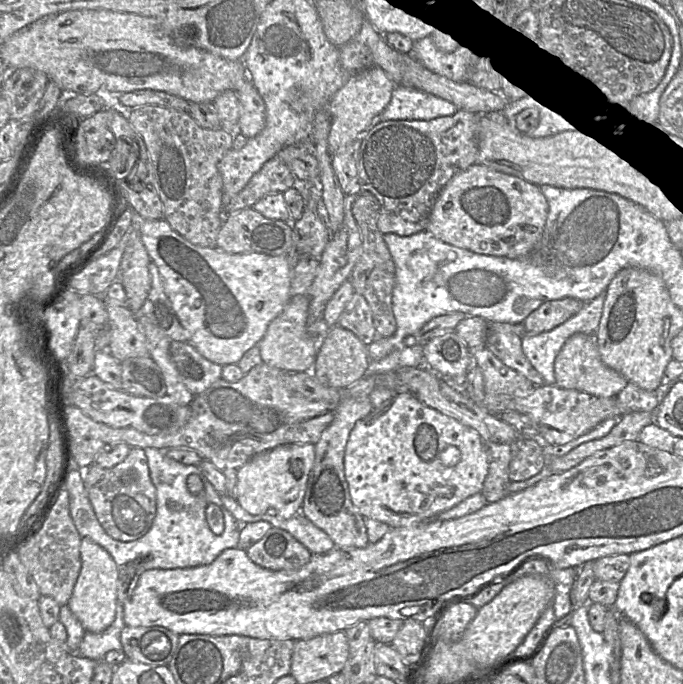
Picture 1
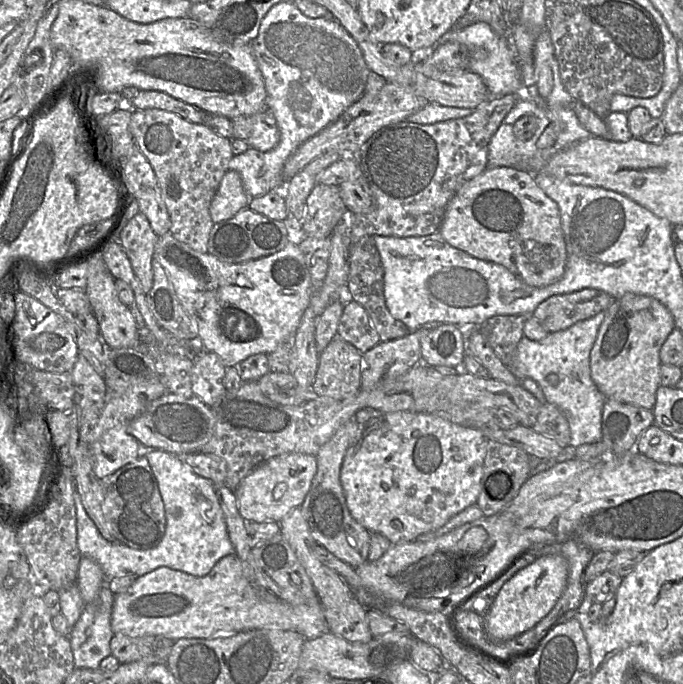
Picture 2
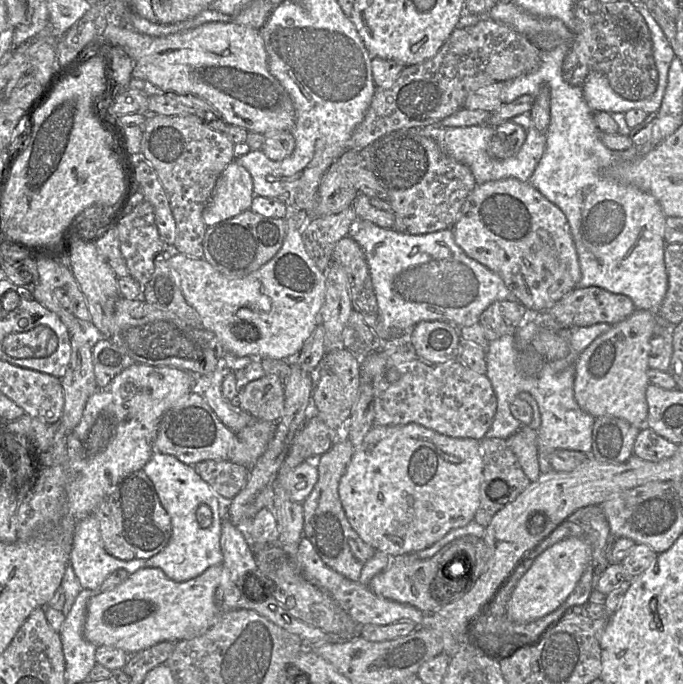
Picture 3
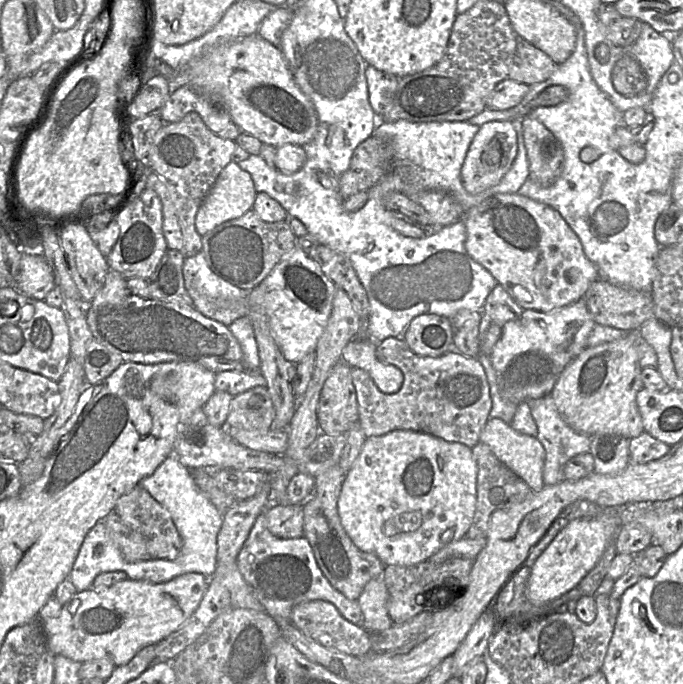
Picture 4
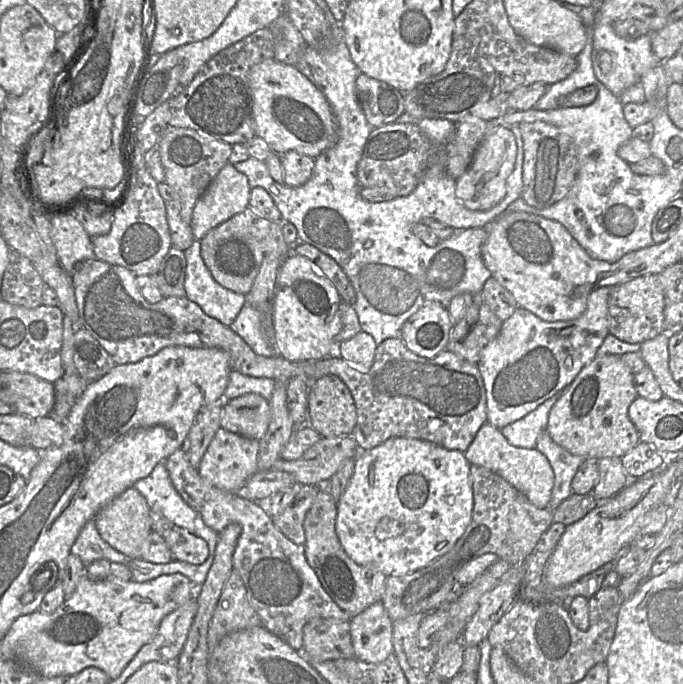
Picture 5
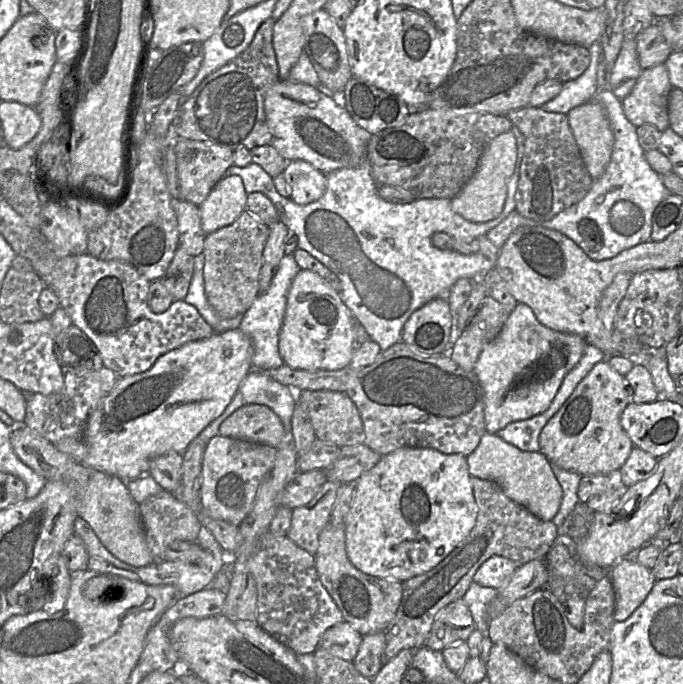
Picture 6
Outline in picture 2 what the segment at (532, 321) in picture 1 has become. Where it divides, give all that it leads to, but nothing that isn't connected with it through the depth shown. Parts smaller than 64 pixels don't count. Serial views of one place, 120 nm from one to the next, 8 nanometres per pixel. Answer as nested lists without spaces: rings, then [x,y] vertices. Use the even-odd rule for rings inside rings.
[[[583,289],[547,298],[537,306],[531,317],[540,322],[548,333],[552,333],[605,312],[614,300],[603,291]]]

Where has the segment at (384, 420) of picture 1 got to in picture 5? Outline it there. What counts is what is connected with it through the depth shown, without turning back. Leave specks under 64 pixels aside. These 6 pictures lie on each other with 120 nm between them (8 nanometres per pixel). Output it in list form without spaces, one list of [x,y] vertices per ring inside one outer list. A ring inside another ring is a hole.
[[[390,438],[375,448],[359,452],[349,483],[337,504],[336,533],[345,553],[358,565],[372,566],[388,576],[404,576],[422,569],[449,552],[463,535],[472,518],[473,493],[470,464],[464,453],[448,450],[428,441],[412,438]]]

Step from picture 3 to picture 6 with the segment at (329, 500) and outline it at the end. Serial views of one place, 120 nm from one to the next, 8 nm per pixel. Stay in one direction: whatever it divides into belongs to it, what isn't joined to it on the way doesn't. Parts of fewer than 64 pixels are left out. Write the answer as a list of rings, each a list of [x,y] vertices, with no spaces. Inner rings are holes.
[[[331,523],[319,534],[315,556],[318,577],[341,611],[345,622],[362,636],[386,631],[393,620],[402,597],[402,583],[367,575],[350,562],[345,545],[345,529]]]

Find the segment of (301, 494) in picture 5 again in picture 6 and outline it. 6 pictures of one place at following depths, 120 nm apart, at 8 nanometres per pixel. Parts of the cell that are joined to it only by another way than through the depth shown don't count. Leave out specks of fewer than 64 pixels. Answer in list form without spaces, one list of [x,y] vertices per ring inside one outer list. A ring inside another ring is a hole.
[[[327,481],[321,486],[320,490],[317,492],[315,497],[308,504],[301,507],[297,507],[292,511],[291,525],[286,536],[289,539],[291,539],[295,544],[297,544],[300,548],[306,550],[312,555],[314,555],[317,552],[319,545],[319,534],[328,525],[328,523],[330,523],[331,511],[336,500],[337,491],[341,484],[346,483],[336,483]]]

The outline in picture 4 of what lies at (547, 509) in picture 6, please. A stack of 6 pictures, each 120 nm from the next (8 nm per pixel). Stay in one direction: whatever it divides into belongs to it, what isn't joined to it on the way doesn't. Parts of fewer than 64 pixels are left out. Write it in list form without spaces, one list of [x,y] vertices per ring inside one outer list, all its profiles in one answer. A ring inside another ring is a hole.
[[[488,419],[482,429],[479,442],[487,445],[496,458],[517,476],[524,480],[533,492],[539,492],[545,486],[543,470],[545,449],[537,437],[522,434],[500,419]]]

